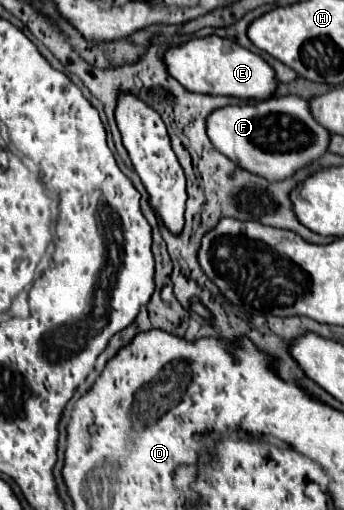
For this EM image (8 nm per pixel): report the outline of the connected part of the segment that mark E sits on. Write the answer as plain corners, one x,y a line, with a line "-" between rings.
216,35
204,39
190,39
178,47
170,47
162,61
182,87
194,93
210,93
210,95
230,95
238,99
268,99
276,89
274,69
256,53
240,47
232,39
222,39

